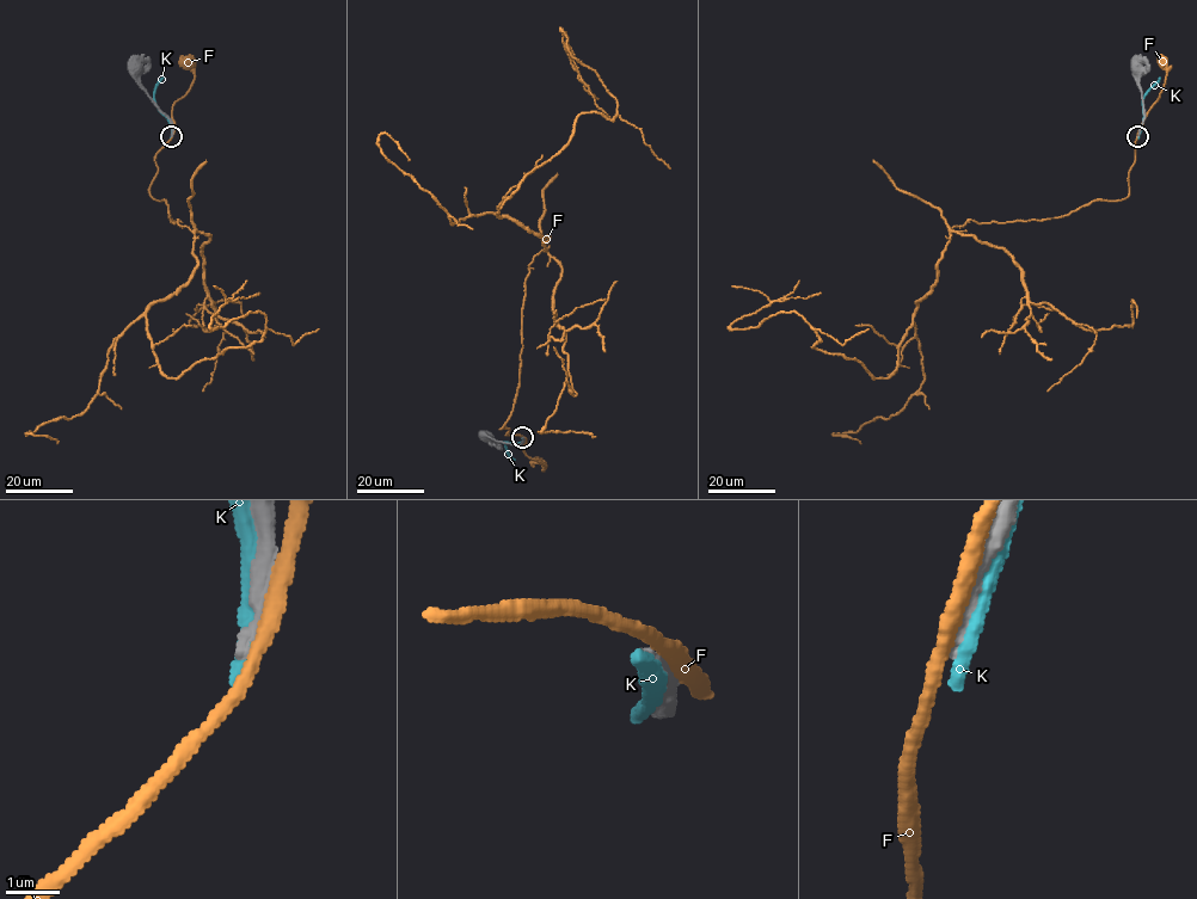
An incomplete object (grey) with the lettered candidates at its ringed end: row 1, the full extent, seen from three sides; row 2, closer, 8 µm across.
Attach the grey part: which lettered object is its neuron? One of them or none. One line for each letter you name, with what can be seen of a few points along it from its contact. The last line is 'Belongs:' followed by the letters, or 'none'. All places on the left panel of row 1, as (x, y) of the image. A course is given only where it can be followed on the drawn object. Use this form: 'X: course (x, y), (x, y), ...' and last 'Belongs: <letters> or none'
Belongs: none

